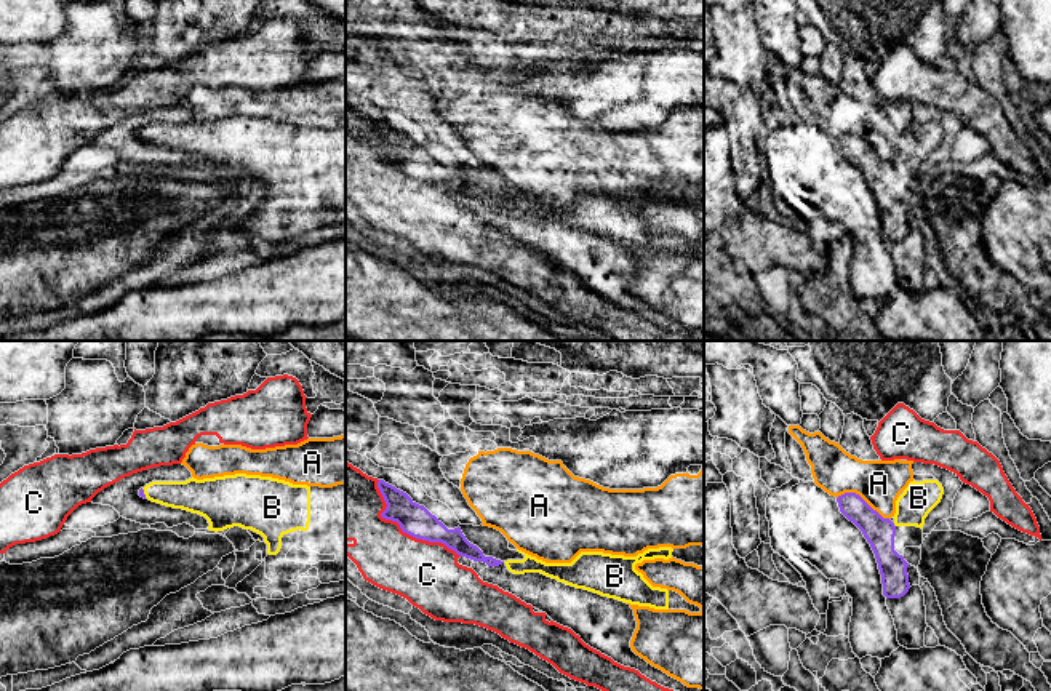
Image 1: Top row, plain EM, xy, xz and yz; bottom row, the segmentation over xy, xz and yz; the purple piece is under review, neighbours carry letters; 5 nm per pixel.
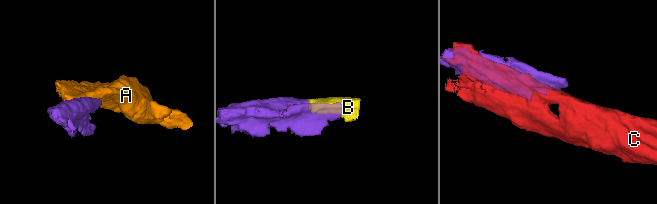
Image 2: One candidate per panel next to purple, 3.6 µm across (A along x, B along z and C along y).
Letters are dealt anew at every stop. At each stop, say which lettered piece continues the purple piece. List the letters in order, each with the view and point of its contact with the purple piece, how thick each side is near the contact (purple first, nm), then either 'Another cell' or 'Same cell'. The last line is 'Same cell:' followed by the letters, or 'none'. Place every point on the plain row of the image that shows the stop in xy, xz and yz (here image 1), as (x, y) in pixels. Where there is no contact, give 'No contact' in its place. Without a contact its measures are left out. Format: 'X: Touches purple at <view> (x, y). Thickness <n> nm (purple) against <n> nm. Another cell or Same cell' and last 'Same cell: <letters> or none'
A: Touches purple at yz (861, 139). Thickness 150 nm (purple) against 220 nm. Another cell
B: Touches purple at xy (143, 135). Thickness 30 nm (purple) against 160 nm. Same cell
C: Touches purple at xz (403, 173). Thickness 160 nm (purple) against 320 nm. Another cell
Same cell: B

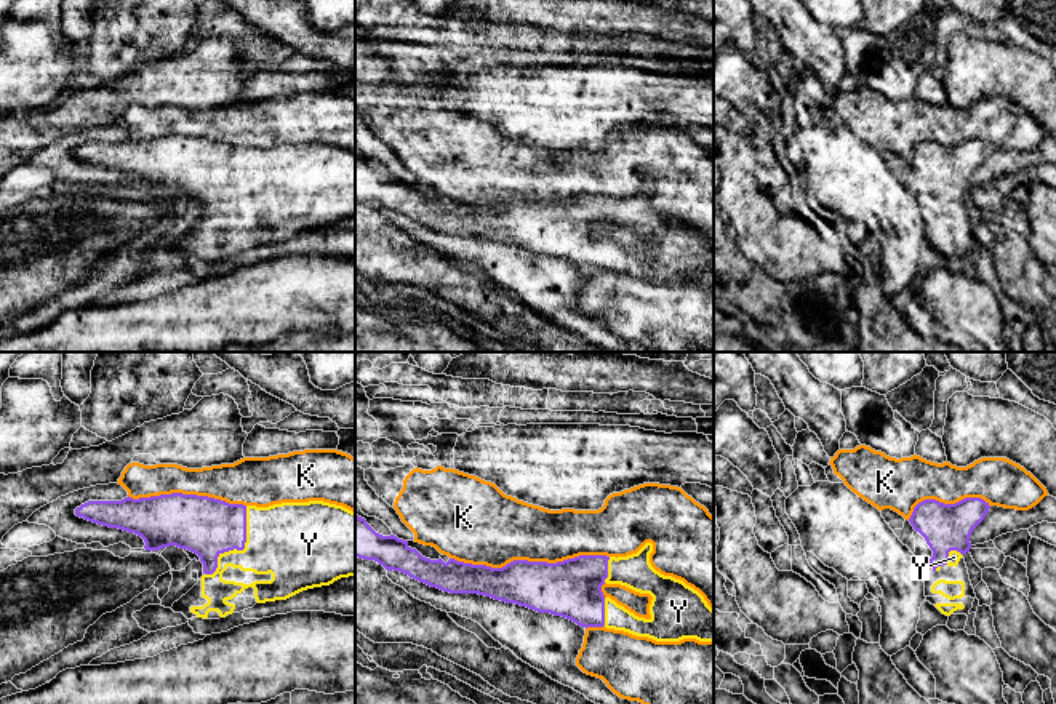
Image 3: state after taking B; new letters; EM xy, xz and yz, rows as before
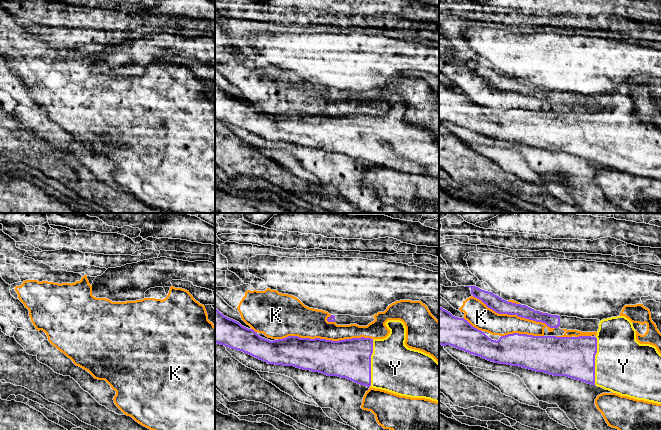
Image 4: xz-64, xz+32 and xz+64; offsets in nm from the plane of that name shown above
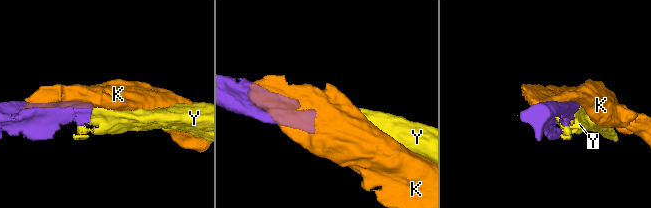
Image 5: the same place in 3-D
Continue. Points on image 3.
K: Touches purple at xz (528, 204). Thickness 280 nm (purple) against 380 nm. Another cell
Y: Touches purple at xy (240, 191). Thickness 300 nm (purple) against 380 nm. Same cell
Same cell: Y

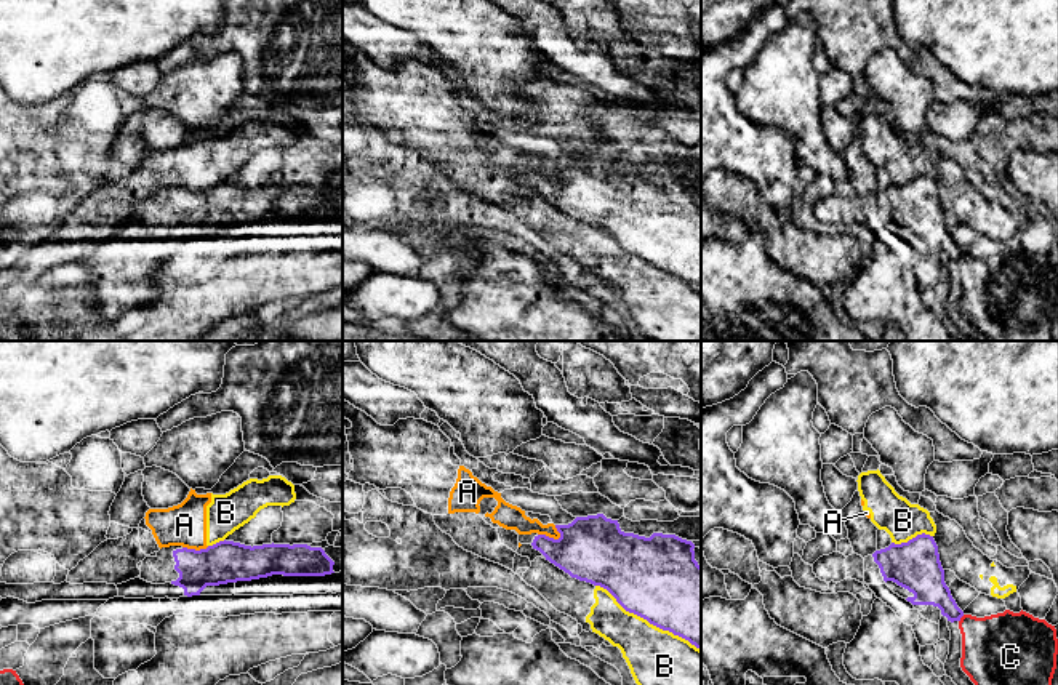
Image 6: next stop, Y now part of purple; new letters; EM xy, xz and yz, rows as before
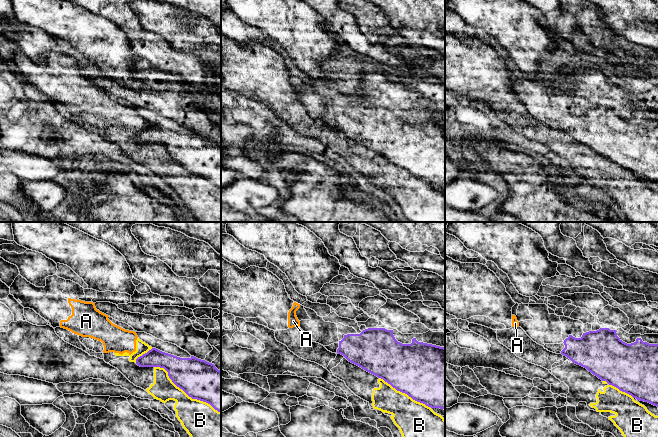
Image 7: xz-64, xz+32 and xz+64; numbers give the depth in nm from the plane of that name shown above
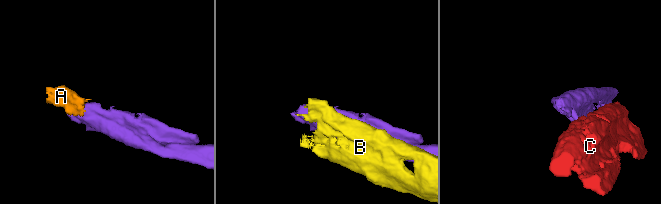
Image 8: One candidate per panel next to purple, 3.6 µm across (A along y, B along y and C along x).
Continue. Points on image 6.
A: Touches purple at xz (548, 178). Thickness 340 nm (purple) against 130 nm. Another cell
B: Touches purple at xz (649, 263). Thickness 420 nm (purple) against 340 nm. Another cell
C: Touches purple at yz (961, 258). Thickness 180 nm (purple) against 360 nm. Another cell
Same cell: none

